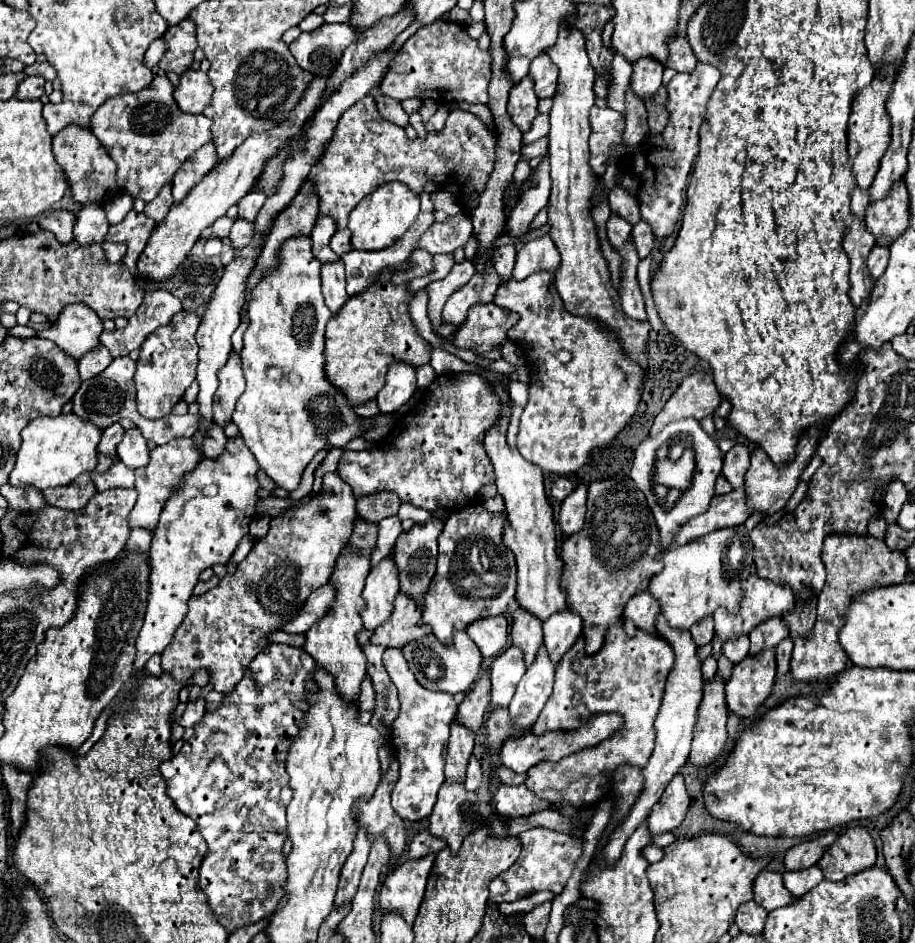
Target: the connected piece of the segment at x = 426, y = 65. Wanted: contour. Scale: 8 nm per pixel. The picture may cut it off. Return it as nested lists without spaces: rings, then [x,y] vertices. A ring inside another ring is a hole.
[[[436,21],[418,29],[408,41],[406,49],[394,59],[386,83],[380,85],[380,93],[396,101],[404,99],[434,99],[440,105],[454,101],[466,103],[486,103],[488,101],[488,83],[492,57],[488,51],[478,49],[478,43],[466,33],[464,25]]]

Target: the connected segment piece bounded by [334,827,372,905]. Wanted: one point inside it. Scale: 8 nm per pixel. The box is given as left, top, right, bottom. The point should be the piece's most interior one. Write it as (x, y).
(352, 869)

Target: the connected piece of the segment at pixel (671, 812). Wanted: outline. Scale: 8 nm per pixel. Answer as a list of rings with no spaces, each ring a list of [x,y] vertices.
[[[674,775],[674,779],[668,783],[666,791],[662,793],[660,801],[652,807],[650,815],[648,815],[648,827],[654,835],[658,833],[668,833],[674,831],[690,805],[690,797],[684,789],[684,779],[678,775]]]

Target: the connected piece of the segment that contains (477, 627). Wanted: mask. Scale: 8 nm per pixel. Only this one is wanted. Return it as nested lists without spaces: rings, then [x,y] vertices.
[[[504,615],[484,617],[480,621],[472,621],[466,633],[478,645],[482,657],[496,657],[506,647],[508,621]]]

